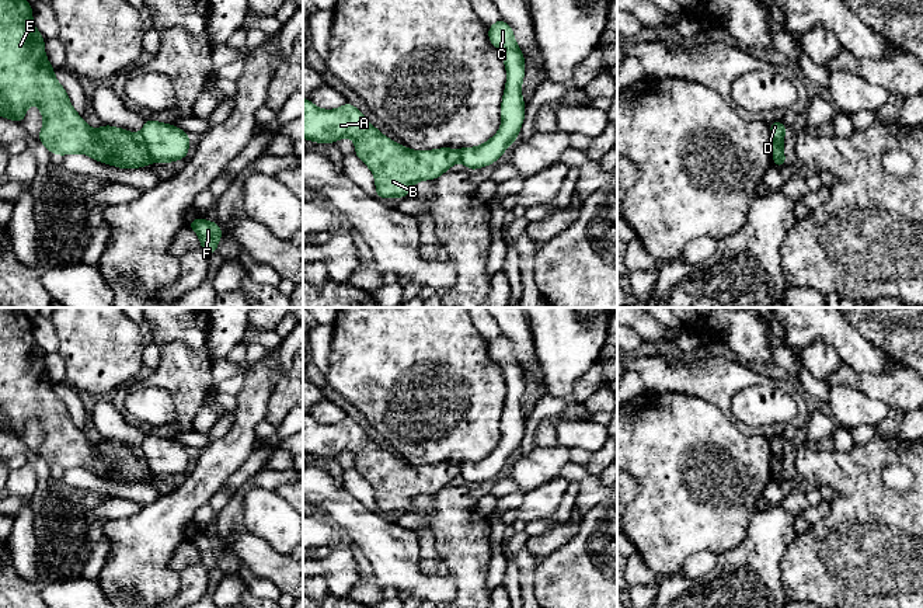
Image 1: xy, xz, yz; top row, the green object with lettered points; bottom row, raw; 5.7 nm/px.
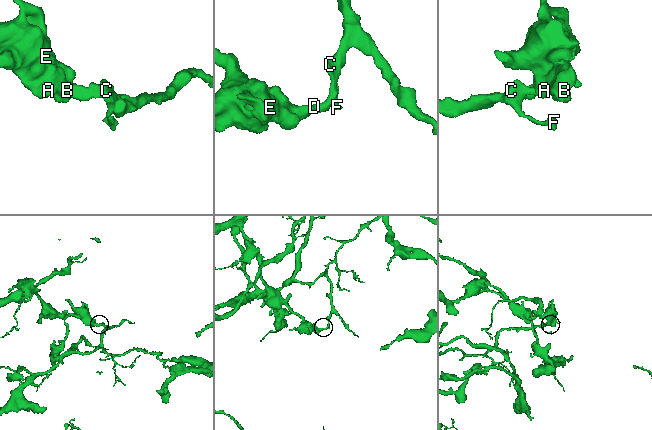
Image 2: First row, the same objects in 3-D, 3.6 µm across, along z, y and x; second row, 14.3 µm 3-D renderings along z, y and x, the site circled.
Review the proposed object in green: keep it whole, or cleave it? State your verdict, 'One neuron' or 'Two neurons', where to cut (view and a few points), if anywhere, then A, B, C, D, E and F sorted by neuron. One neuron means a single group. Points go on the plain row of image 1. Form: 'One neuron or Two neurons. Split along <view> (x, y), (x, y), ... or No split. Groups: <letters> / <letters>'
Two neurons. Split along xy (139, 448), (147, 462), (150, 476). Groups: A B E / C D F

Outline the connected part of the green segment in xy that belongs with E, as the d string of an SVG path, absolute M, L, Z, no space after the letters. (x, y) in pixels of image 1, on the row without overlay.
M0 308L0 431L22 438L27 423L35 418L43 432L38 454L52 469L81 468L118 483L140 483L150 479L149 462L140 448L111 440L91 444L86 438L56 395L55 382L50 381L43 359L45 352L32 334L32 319L20 308Z

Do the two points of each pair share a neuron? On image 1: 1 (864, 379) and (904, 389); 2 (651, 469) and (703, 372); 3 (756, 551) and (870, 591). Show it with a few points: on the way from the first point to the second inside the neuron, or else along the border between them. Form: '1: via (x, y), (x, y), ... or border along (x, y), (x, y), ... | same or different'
1: via (874, 385), (894, 388) | same
2: border along (658, 392), (693, 395), (713, 403), (720, 410) | different
3: border along (797, 535), (787, 546), (780, 563), (784, 591) | different

